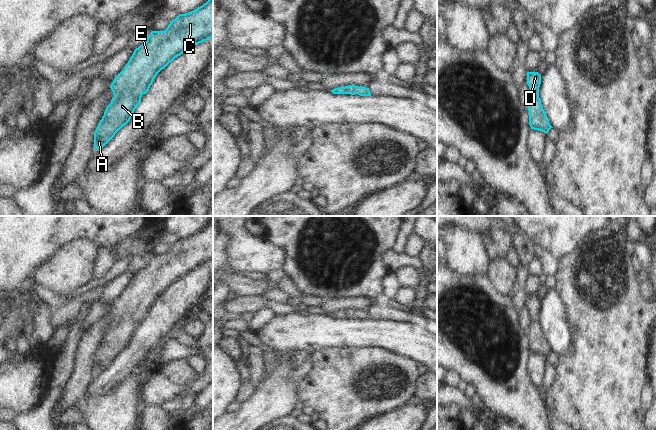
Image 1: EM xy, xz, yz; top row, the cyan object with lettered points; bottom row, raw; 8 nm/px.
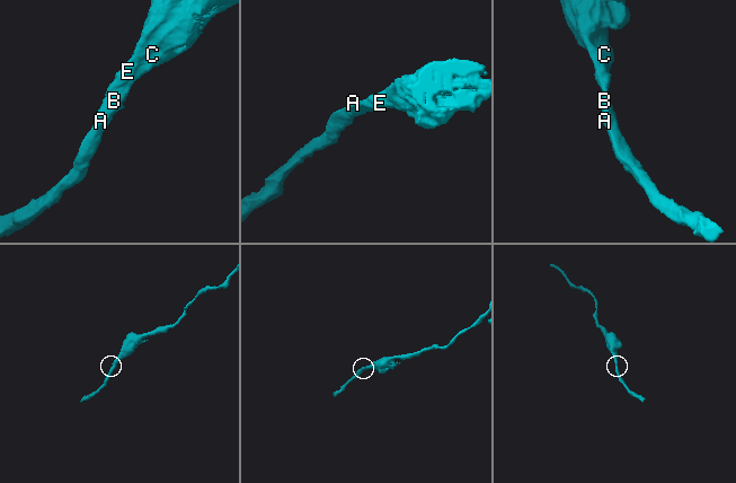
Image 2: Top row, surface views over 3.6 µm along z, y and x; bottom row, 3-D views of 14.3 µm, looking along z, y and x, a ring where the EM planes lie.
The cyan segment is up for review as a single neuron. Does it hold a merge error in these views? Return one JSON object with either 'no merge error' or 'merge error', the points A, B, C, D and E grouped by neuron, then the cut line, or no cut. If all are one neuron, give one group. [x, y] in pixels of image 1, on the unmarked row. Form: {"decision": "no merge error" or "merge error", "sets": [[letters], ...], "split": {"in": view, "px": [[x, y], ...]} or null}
{"decision": "no merge error", "sets": [["A", "B", "C", "D", "E"]], "split": null}

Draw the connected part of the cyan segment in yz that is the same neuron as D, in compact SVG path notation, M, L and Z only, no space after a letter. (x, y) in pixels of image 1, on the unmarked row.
M527 296L527 309L531 315L529 326L529 349L531 353L548 357L553 352L541 328L539 322L539 311L541 308L541 299L538 296Z

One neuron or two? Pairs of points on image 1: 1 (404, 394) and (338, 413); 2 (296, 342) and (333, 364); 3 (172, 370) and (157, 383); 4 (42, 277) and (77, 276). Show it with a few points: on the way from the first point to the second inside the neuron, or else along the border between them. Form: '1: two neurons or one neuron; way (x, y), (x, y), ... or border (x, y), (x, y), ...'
1: one neuron; way (388, 394), (385, 394), (379, 400), (354, 400)
2: two neurons; border (338, 347), (319, 350), (311, 354)
3: two neurons; border (159, 372), (177, 383), (185, 383), (187, 385)
4: one neuron; way (51, 276), (68, 276)

